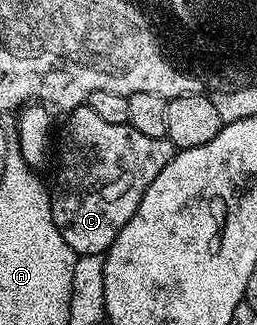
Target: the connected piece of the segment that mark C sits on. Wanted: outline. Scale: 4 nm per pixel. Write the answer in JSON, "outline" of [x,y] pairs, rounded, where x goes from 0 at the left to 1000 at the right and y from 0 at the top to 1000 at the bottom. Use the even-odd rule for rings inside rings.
{"outline":[[[346,317],[304,332],[268,335],[257,385],[241,394],[241,422],[222,422],[226,532],[210,542],[210,578],[195,591],[195,643],[218,683],[218,708],[233,708],[233,732],[265,745],[265,757],[304,788],[397,788],[436,757],[436,745],[482,708],[482,695],[529,658],[545,622],[560,609],[560,585],[607,560],[607,535],[654,511],[677,483],[681,452],[646,425],[576,425],[576,412],[545,412],[510,382],[440,382],[405,375],[350,332]]]}

